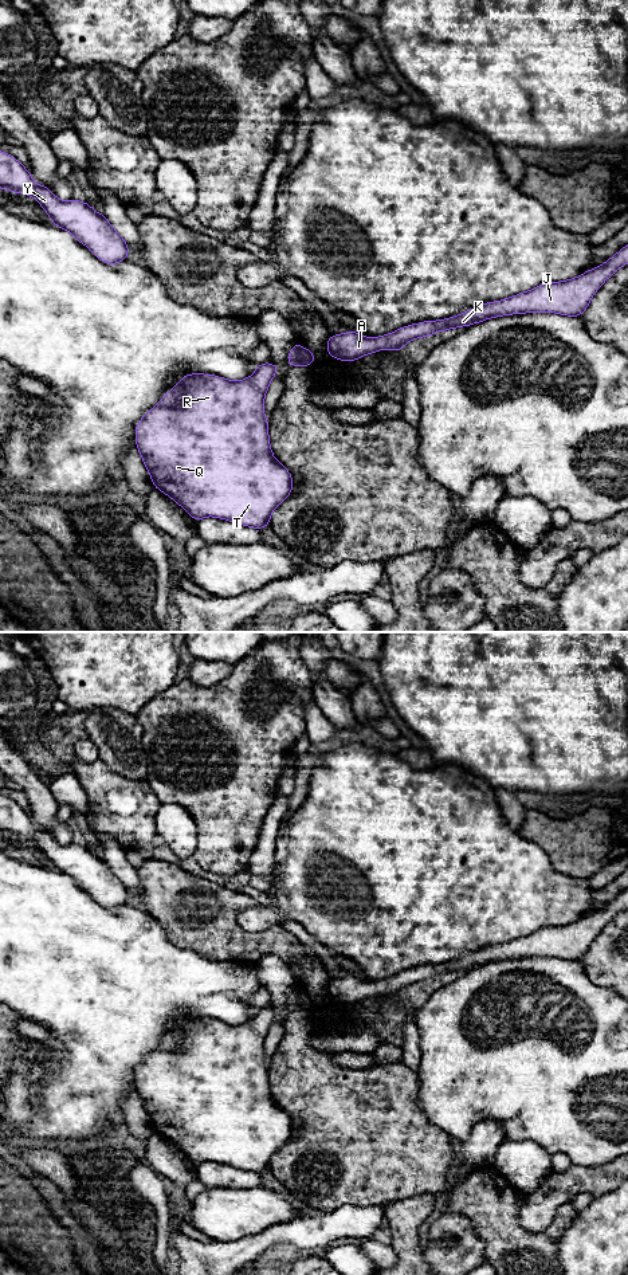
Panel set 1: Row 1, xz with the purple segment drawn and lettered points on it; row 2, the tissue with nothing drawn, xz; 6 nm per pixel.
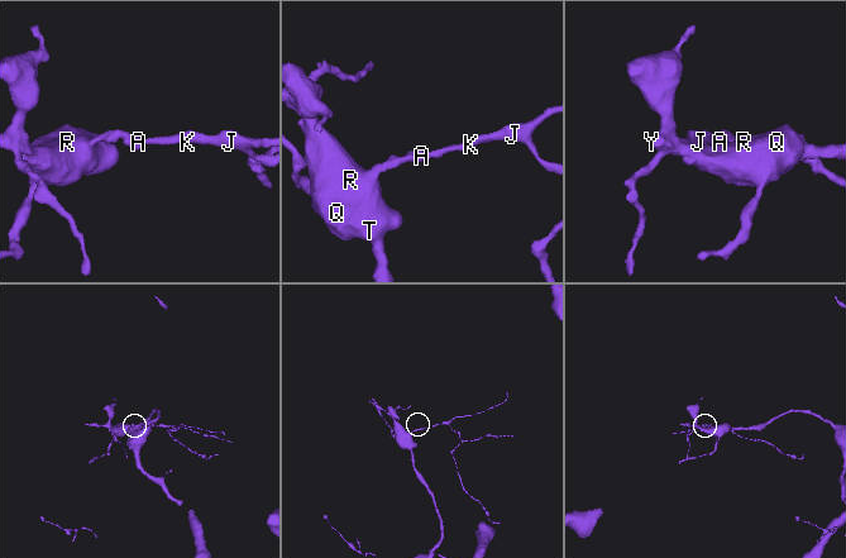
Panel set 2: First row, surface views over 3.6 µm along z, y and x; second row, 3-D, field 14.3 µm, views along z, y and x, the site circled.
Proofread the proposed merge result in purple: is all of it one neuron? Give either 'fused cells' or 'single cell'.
single cell

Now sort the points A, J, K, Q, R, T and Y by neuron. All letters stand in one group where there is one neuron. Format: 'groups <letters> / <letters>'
groups A J K Q R T Y

